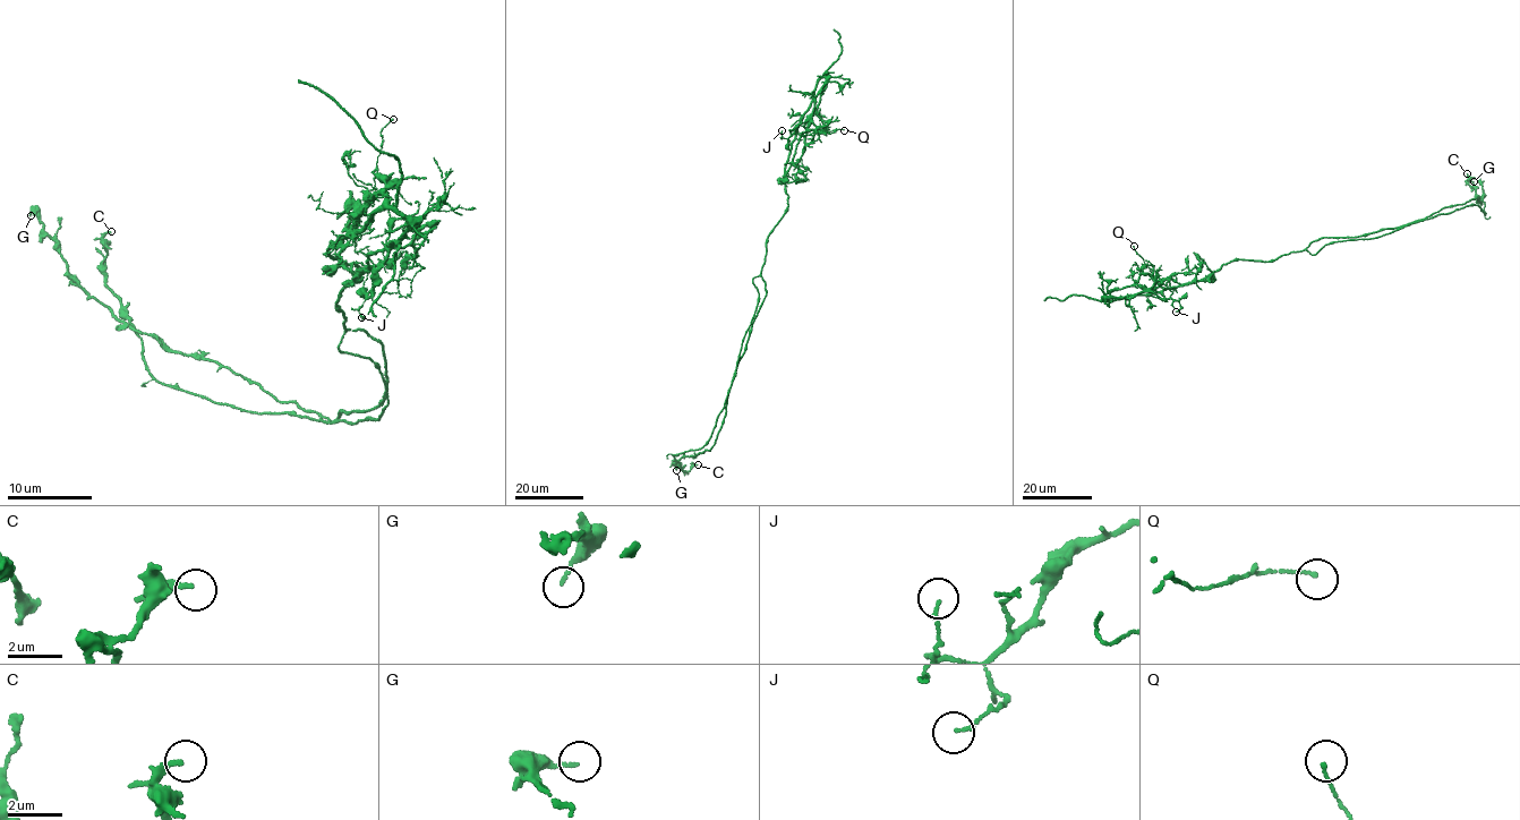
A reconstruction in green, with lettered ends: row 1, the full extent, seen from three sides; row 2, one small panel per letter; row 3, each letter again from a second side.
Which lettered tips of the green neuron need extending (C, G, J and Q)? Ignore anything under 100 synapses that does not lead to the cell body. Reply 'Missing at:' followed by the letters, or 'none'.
Missing at: none

